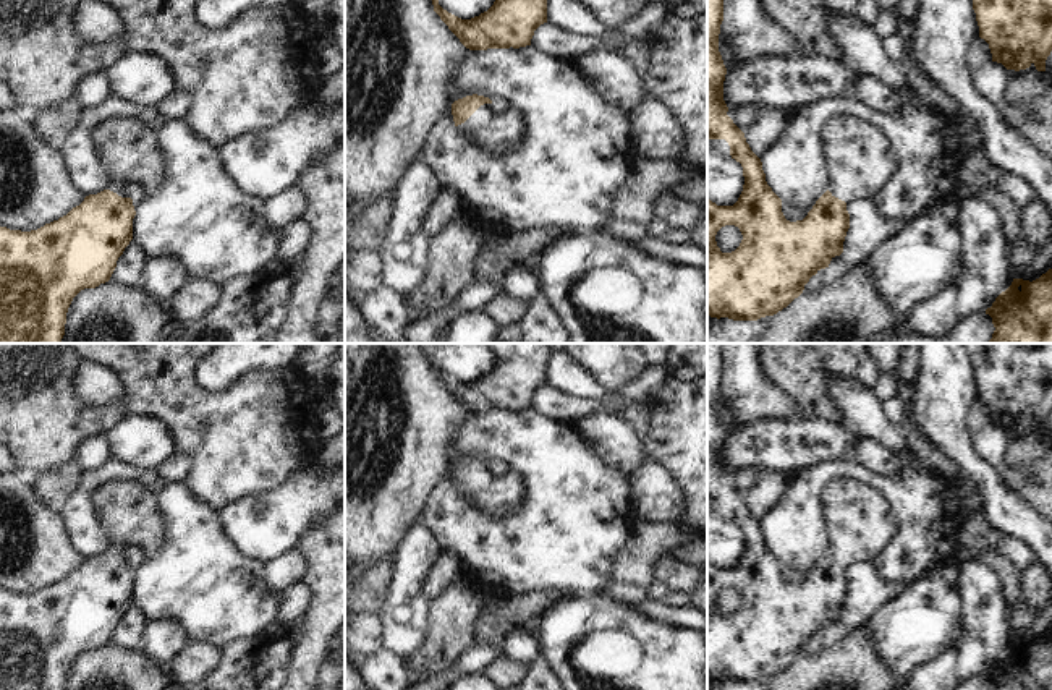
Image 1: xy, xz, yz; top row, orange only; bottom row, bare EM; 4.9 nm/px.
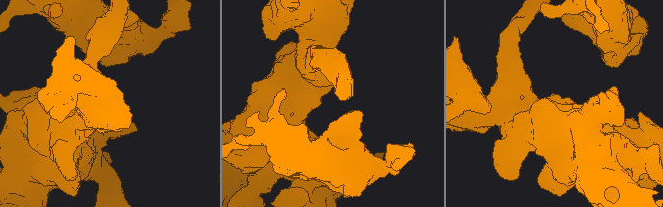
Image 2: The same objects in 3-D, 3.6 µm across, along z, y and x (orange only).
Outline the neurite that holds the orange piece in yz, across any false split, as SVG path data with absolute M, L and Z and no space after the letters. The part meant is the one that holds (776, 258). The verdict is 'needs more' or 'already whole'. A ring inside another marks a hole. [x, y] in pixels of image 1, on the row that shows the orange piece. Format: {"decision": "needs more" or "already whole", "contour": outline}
{"decision": "needs more", "contour": "M707 0L707 139L725 139L730 146L730 155L743 167L744 185L738 201L733 206L717 206L707 198L707 316L728 317L733 321L757 321L774 316L798 298L804 285L821 269L829 267L835 256L843 253L843 241L850 228L850 214L846 206L853 201L876 201L885 190L885 183L893 177L898 167L895 147L885 138L885 133L855 117L835 117L824 125L822 143L830 173L830 188L816 201L803 220L790 222L782 212L782 199L766 181L761 159L751 151L744 133L727 115L728 107L723 100L723 81L727 68L719 52L719 34L723 21L723 0ZM725 225L740 228L743 240L732 253L722 253L715 235Z"}

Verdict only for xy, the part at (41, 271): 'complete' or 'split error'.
split error

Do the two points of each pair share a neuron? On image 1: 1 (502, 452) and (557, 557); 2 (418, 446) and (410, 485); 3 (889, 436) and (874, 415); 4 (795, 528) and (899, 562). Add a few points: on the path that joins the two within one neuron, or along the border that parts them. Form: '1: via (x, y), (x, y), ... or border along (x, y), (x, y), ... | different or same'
1: via (531, 472), (557, 498), (557, 528) | same
2: via (410, 455), (410, 475) | same
3: via (886, 431), (874, 420) | same
4: via (819, 481), (858, 472), (882, 483), (907, 515) | same

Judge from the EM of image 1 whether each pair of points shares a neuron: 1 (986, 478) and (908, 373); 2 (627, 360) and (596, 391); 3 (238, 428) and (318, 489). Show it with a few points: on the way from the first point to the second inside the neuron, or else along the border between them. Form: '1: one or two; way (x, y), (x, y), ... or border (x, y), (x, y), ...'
1: two; border (920, 360), (915, 386)
2: two; border (575, 360), (607, 394)
3: two; border (303, 465), (287, 481), (264, 493)

